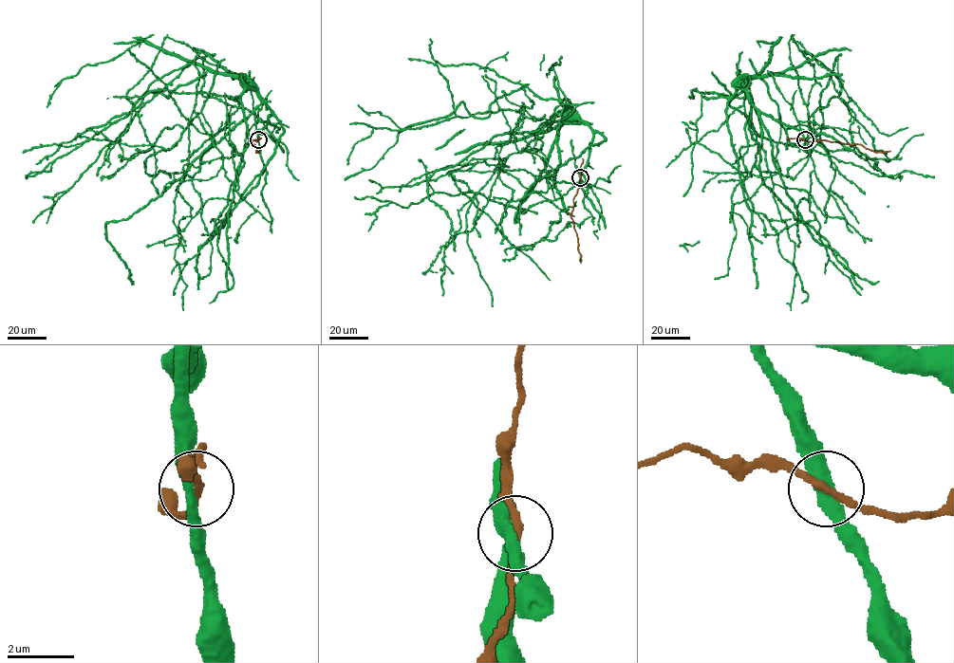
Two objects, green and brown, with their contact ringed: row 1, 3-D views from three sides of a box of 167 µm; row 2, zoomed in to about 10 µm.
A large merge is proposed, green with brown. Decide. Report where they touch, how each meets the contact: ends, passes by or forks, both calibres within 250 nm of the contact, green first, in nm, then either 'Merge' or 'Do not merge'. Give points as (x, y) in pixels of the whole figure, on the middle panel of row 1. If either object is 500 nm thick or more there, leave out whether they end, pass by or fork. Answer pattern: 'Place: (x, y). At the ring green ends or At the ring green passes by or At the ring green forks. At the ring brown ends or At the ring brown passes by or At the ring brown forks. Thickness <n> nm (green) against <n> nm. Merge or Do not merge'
Place: (580, 177). At the ring green passes by. At the ring brown passes by. Thickness 400 nm (green) against 220 nm. Do not merge

